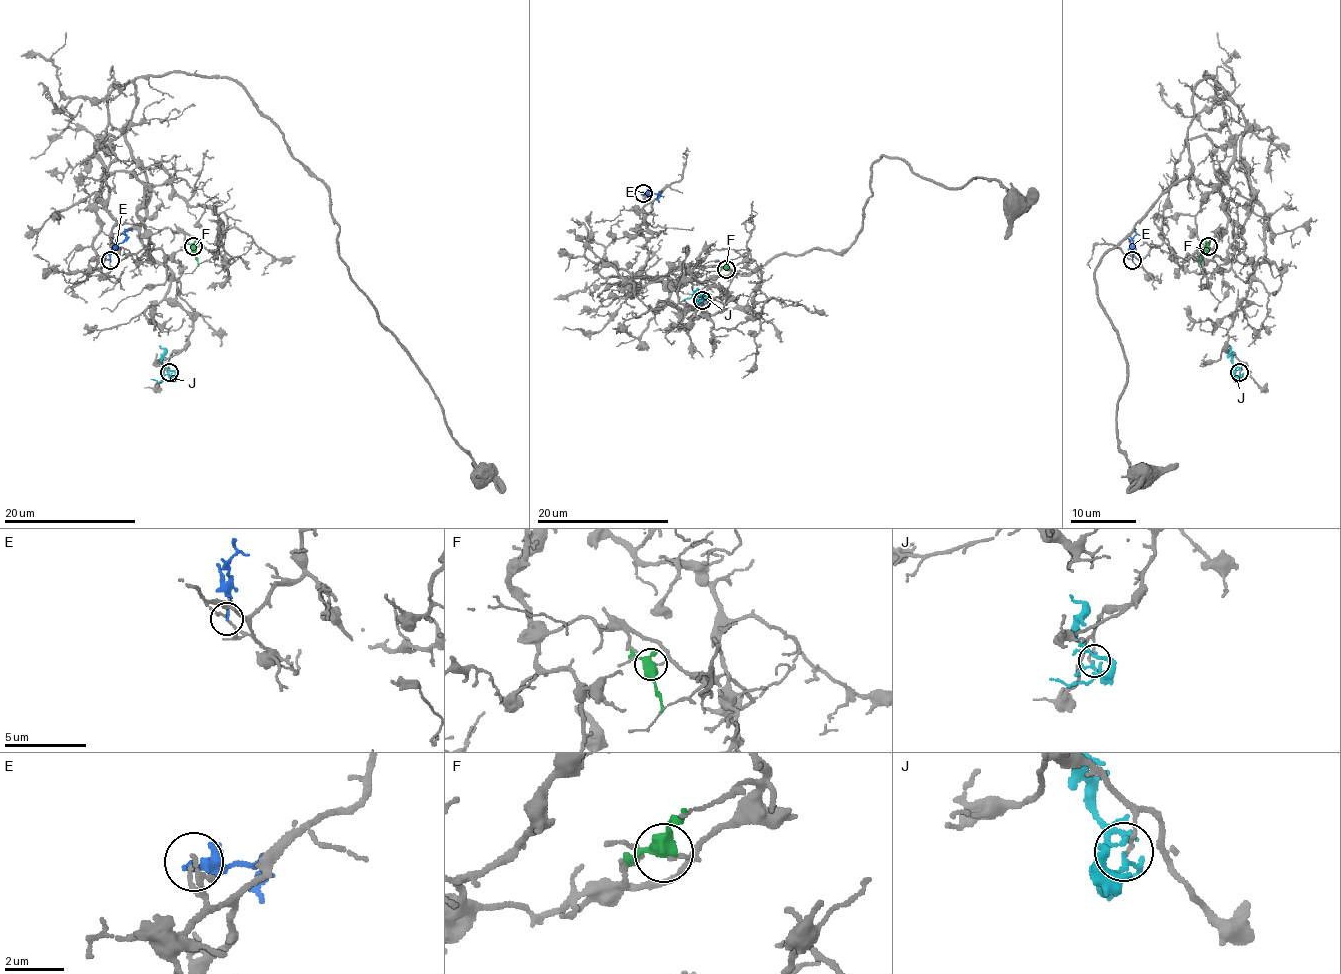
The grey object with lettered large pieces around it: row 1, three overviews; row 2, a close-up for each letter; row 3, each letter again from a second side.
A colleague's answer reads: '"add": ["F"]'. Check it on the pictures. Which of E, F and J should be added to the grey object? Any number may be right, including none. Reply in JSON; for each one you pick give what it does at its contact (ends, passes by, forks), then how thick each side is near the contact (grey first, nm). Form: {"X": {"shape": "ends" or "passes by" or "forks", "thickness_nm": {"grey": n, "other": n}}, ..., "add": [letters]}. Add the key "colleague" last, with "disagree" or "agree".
{"add": [], "colleague": "disagree"}

